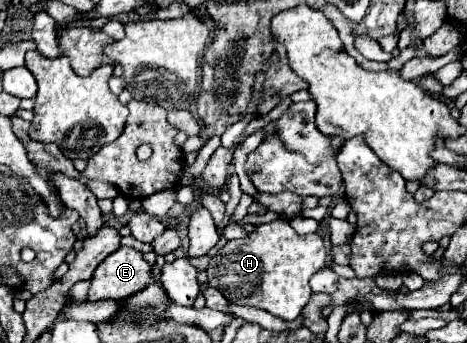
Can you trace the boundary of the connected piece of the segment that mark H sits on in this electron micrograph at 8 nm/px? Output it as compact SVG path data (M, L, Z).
M275 219L267 225L257 225L245 239L227 241L211 259L207 275L209 285L221 291L229 303L259 307L285 321L293 321L311 297L309 277L327 265L329 253L319 233L297 235L287 221Z

